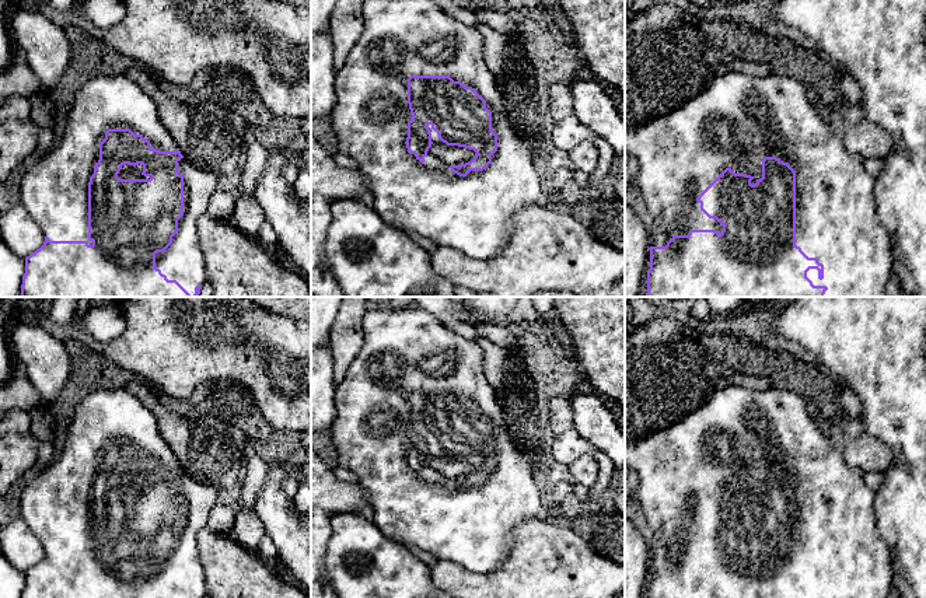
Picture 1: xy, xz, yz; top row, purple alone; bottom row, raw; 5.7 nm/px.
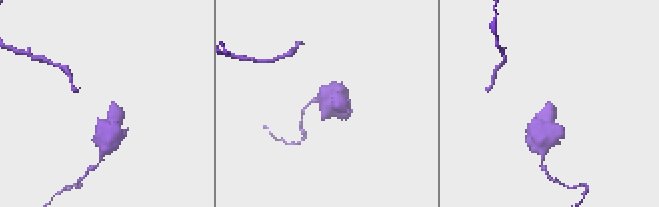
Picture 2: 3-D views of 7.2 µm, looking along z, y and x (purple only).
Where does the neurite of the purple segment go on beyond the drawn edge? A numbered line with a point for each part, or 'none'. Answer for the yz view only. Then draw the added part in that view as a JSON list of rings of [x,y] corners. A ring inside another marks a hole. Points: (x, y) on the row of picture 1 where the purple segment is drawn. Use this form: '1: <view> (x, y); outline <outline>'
1: yz (738, 119); outline [[[728,71],[714,77],[712,84],[681,108],[639,127],[625,127],[625,151],[639,162],[636,186],[653,218],[650,246],[665,246],[674,235],[688,235],[691,230],[716,230],[723,225],[709,218],[696,197],[726,169],[747,174],[756,183],[762,178],[762,160],[776,157],[796,171],[796,245],[808,258],[824,265],[824,279],[810,269],[807,277],[814,286],[827,286],[824,297],[887,297],[891,274],[891,235],[878,223],[874,203],[876,178],[864,167],[860,154],[849,153],[832,126],[822,120],[807,97],[806,87],[793,77],[769,74],[752,77]]]

